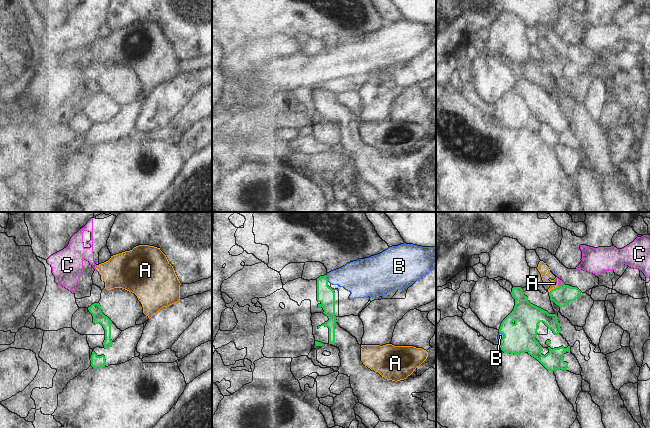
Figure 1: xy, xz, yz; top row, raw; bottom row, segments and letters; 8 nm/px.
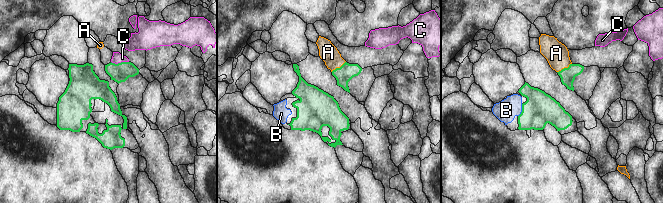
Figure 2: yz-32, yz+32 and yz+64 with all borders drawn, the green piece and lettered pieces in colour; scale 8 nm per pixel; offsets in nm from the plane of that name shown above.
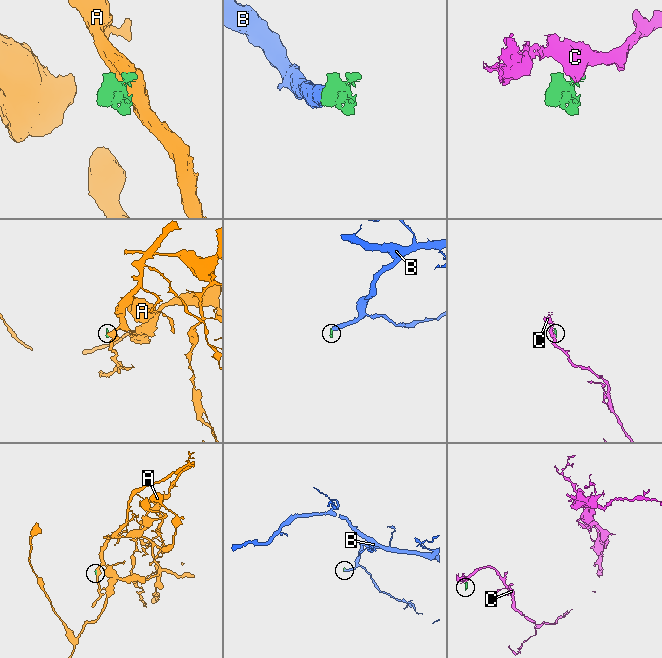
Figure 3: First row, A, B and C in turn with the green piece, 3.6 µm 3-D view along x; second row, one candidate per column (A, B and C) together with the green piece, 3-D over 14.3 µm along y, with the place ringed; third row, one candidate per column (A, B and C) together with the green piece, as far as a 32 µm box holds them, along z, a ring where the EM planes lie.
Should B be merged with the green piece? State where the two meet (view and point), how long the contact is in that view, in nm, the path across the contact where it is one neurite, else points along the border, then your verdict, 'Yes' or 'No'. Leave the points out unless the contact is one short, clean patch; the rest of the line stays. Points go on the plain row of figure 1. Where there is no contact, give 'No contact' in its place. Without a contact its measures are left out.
Touches green at xz (326, 54). Shared border 50 nm. Path across: xz (325, 70), (326, 54), (357, 53). Yes

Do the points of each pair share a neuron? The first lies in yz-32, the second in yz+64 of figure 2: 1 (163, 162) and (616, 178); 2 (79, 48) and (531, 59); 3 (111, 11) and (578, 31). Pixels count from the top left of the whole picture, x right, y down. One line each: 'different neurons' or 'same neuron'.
1: different neurons
2: different neurons
3: different neurons

